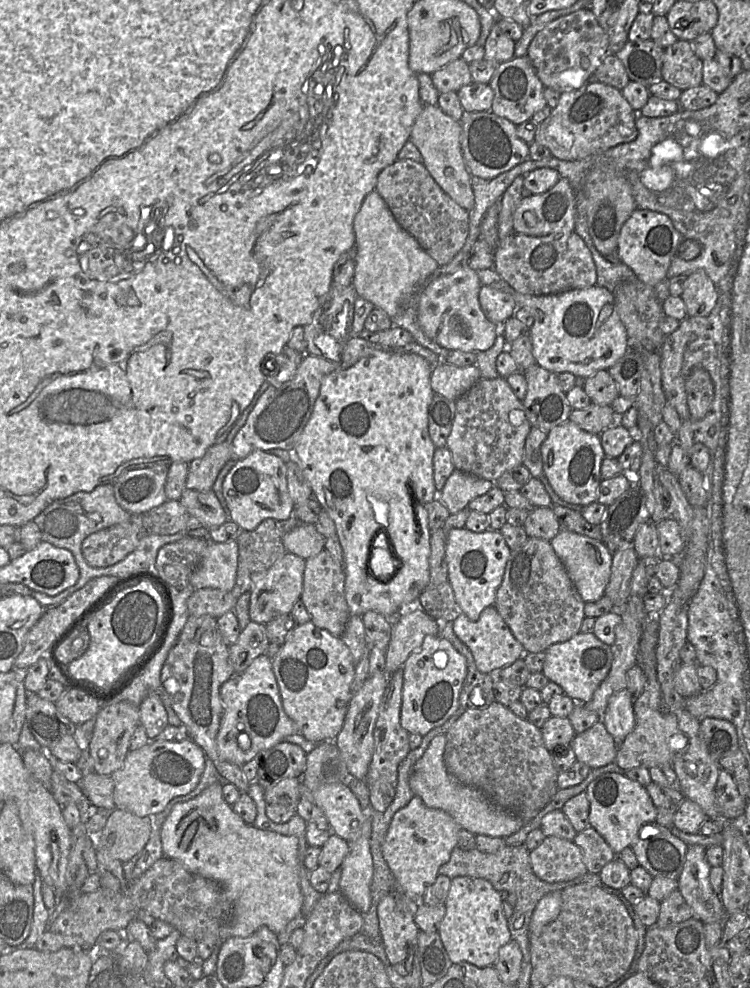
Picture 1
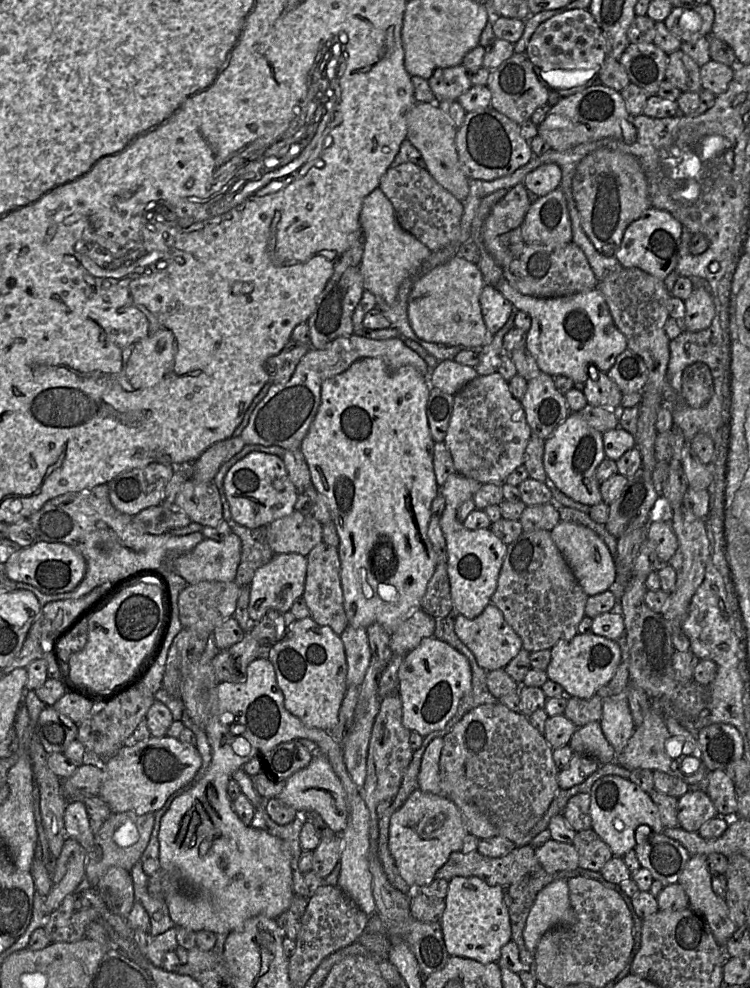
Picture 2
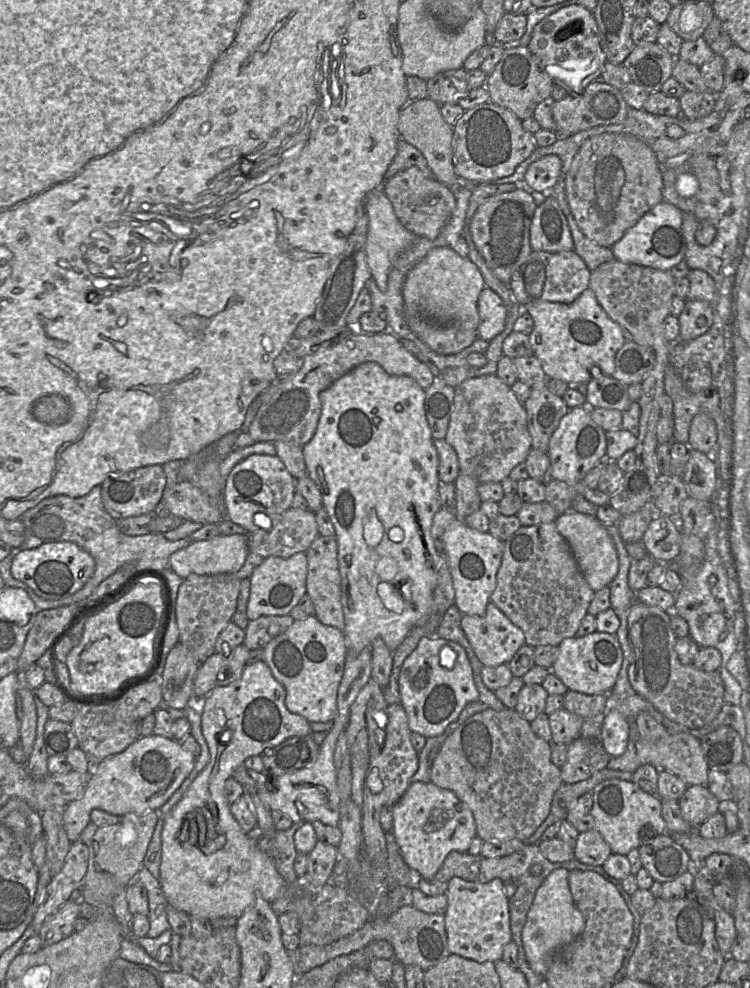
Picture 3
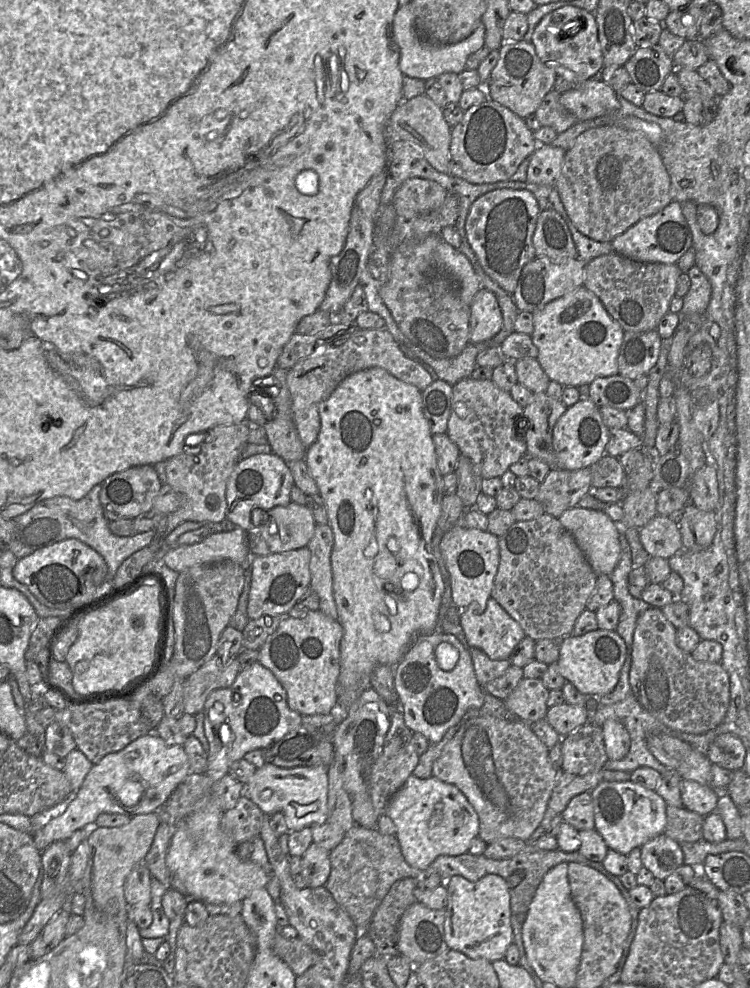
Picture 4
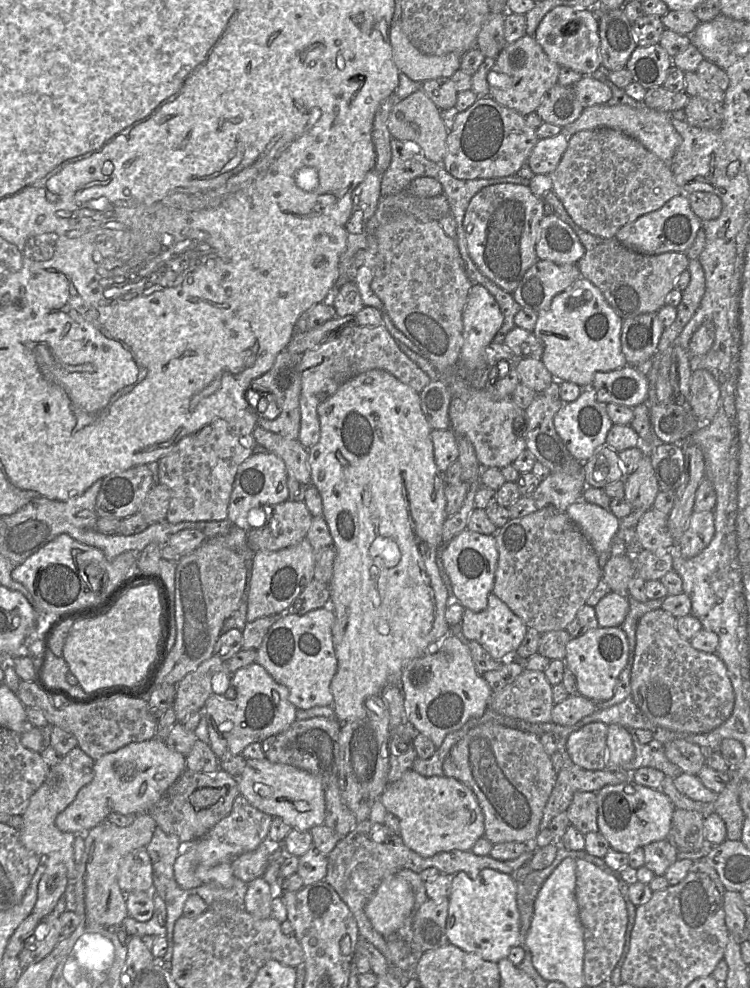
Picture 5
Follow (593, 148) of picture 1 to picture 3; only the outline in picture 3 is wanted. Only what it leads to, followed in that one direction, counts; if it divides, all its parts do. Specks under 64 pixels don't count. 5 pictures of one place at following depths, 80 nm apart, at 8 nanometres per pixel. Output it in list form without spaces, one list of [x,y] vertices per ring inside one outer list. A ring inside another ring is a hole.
[[[593,81],[585,88],[582,95],[566,96],[560,101],[555,101],[552,115],[557,139],[564,139],[594,127],[622,123],[627,115],[627,105],[619,90],[603,81]]]

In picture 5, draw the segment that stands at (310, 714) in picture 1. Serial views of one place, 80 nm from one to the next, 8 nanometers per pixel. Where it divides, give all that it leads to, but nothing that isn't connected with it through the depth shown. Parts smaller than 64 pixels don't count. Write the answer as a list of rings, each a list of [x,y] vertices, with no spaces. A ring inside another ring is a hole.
[[[330,606],[304,615],[285,614],[269,628],[257,649],[256,663],[265,668],[276,682],[288,688],[289,701],[297,709],[333,704],[330,684],[337,671],[334,622],[335,615]]]

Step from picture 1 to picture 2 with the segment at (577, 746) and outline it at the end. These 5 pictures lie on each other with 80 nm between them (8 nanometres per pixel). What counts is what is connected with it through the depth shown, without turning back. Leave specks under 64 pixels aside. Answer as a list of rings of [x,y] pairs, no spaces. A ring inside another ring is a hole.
[[[600,721],[579,727],[570,739],[569,745],[574,753],[593,757],[602,765],[614,763],[616,758],[615,750],[603,734]]]

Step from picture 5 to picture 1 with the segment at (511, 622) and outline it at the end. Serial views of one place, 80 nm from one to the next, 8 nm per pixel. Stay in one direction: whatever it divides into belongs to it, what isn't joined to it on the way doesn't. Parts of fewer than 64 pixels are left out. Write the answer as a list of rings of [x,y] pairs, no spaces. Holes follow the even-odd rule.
[[[494,606],[486,607],[481,612],[477,621],[471,621],[467,618],[465,614],[460,613],[453,620],[453,631],[455,635],[458,637],[458,639],[462,643],[464,643],[471,651],[474,657],[477,669],[482,673],[499,676],[499,672],[503,668],[511,665],[514,661],[523,657],[525,653],[531,653],[531,652],[525,652],[525,648],[523,647],[523,645],[514,637],[509,626],[503,620],[503,618],[501,617],[501,615],[498,613],[498,611]]]

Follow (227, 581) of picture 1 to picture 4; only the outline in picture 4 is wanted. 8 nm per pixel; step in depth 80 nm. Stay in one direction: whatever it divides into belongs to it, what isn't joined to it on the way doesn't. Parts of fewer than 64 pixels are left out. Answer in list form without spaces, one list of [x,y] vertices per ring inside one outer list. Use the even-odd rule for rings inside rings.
[[[237,527],[230,532],[213,533],[200,543],[170,547],[163,557],[170,569],[182,572],[197,565],[231,560],[241,564],[249,553],[246,532]]]

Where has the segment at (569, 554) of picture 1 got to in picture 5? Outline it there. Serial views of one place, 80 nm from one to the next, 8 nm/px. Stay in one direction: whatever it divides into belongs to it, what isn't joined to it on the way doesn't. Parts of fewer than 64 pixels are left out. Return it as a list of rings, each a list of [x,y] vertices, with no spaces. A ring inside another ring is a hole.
[[[576,501],[567,508],[566,514],[581,529],[598,555],[611,552],[620,519],[609,509]]]

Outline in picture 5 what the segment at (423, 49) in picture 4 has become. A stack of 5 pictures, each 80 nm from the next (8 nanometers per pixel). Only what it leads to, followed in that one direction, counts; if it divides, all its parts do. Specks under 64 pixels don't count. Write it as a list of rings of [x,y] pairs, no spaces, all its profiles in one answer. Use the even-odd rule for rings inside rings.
[[[400,21],[392,23],[390,43],[399,72],[418,83],[440,77],[451,78],[460,69],[462,54],[428,55],[421,52],[411,43]]]

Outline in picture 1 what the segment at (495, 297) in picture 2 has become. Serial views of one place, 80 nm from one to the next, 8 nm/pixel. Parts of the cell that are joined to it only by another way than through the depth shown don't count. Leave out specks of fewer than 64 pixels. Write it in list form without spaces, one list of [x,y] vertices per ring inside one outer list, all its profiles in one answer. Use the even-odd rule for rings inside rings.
[[[481,286],[479,303],[484,315],[494,324],[503,324],[518,308],[511,295],[490,286]]]

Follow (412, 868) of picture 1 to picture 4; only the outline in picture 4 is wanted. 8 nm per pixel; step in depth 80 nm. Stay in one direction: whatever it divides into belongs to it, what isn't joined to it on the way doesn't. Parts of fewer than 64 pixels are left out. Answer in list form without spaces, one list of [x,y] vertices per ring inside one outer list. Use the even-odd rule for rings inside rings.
[[[411,774],[404,785],[389,799],[385,813],[396,826],[395,836],[406,862],[419,870],[427,869],[439,856],[468,853],[473,839],[479,835],[479,817],[466,796],[456,786],[433,776],[421,779]]]

